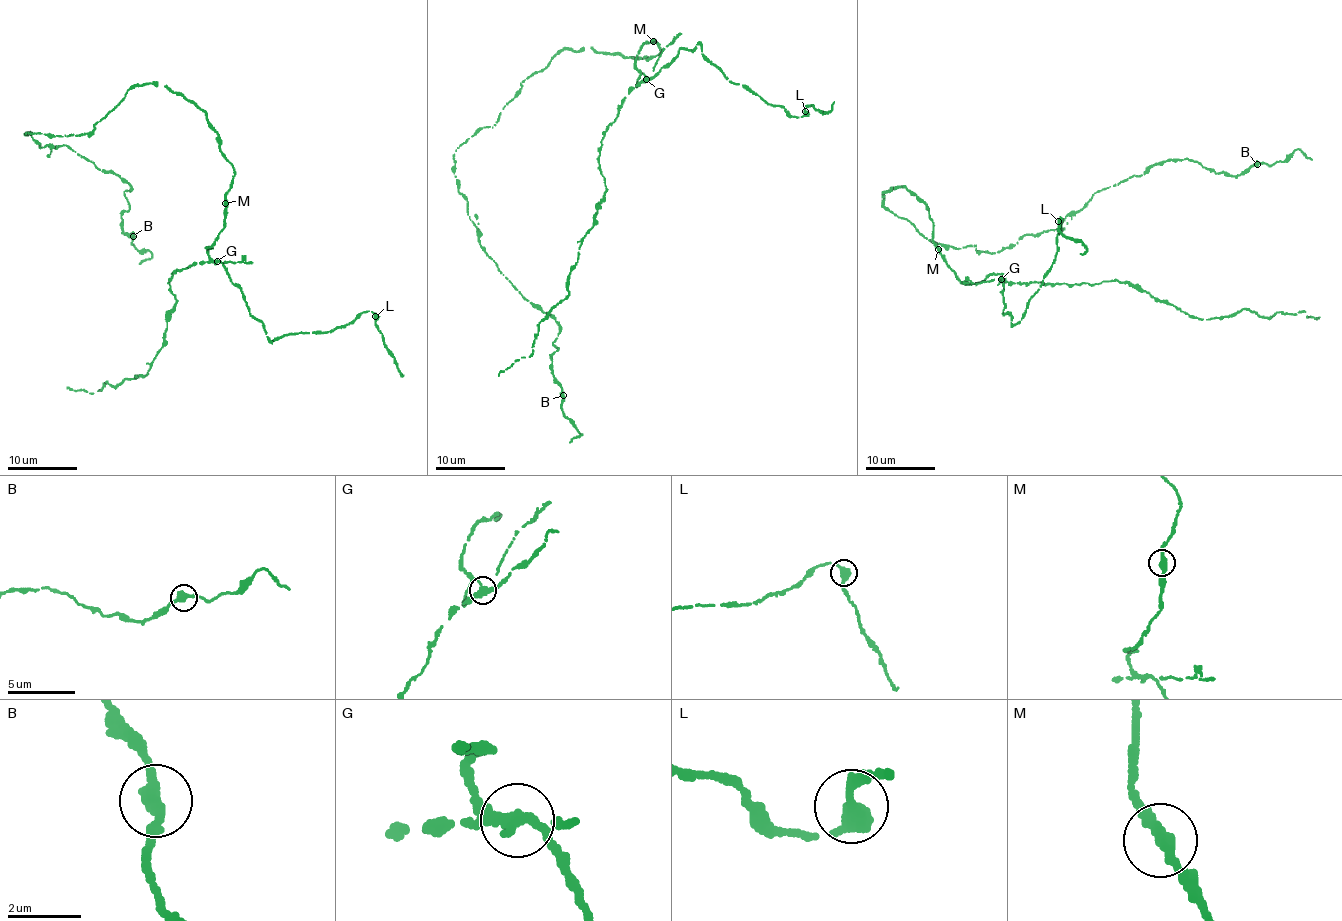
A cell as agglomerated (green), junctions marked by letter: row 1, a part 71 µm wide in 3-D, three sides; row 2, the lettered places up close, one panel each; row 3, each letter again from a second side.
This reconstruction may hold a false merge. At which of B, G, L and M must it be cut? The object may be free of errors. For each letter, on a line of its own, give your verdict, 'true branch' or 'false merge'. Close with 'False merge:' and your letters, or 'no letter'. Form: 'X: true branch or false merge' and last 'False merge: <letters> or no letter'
B: true branch
G: false merge
L: true branch
M: true branch
False merge: G

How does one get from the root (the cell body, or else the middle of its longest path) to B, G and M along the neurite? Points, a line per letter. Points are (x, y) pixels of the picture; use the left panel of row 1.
B: (182, 96), (147, 82), (87, 134), (26, 133), (39, 147), (69, 146), (127, 182), (123, 233), (133, 236)
G: (182, 96), (206, 115), (234, 169), (223, 228), (207, 247), (209, 257), (217, 261)
M: (182, 96), (196, 103), (206, 115), (218, 136), (223, 157), (234, 169), (232, 187), (225, 203)

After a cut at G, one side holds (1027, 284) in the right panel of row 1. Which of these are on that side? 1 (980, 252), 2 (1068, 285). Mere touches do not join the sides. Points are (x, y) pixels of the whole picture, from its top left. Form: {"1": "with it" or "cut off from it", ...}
{"1": "cut off from it", "2": "with it"}

